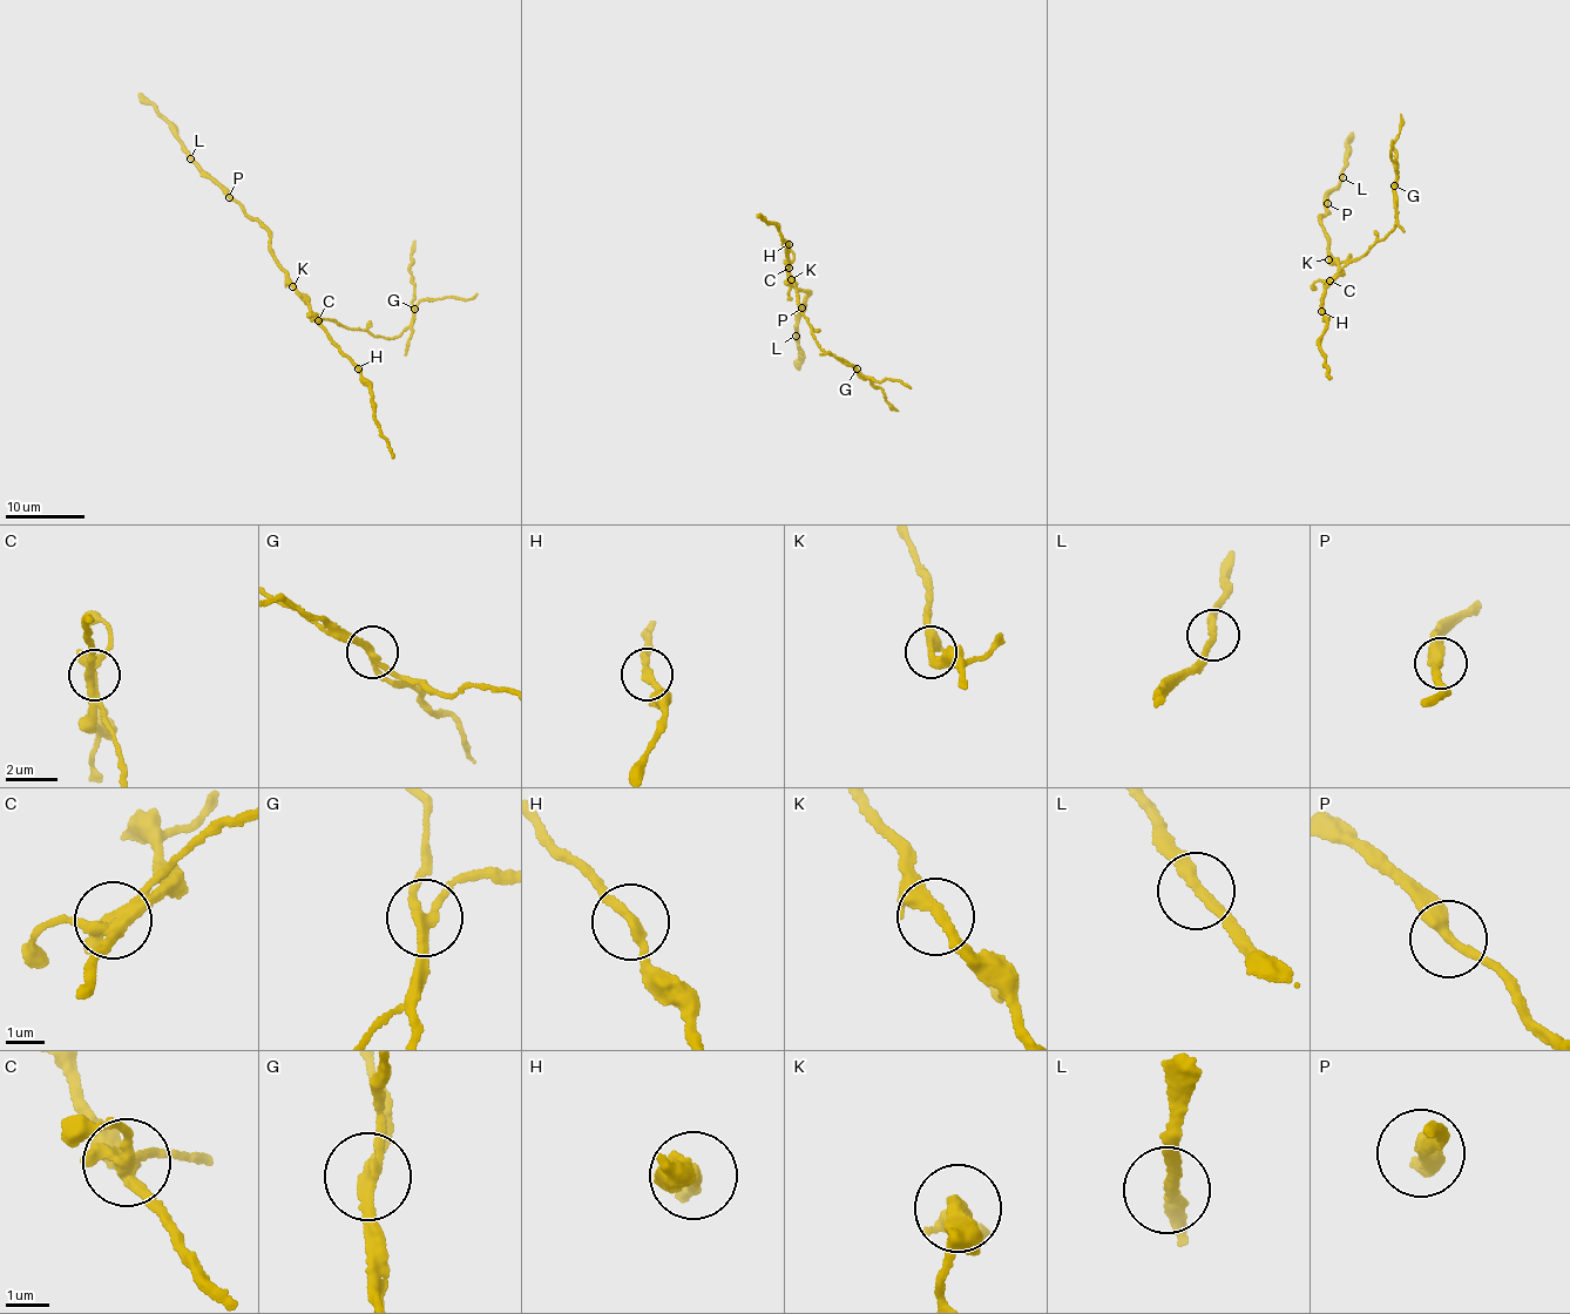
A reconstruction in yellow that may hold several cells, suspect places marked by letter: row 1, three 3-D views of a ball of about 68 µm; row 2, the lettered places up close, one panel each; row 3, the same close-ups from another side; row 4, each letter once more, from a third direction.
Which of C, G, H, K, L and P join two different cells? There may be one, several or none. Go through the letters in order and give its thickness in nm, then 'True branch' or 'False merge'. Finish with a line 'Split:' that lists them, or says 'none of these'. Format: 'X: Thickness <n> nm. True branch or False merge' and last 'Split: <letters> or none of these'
C: Thickness 300 nm. False merge
G: Thickness 240 nm. False merge
H: Thickness 240 nm. True branch
K: Thickness 220 nm. True branch
L: Thickness 240 nm. True branch
P: Thickness 360 nm. True branch
Split: C, G

